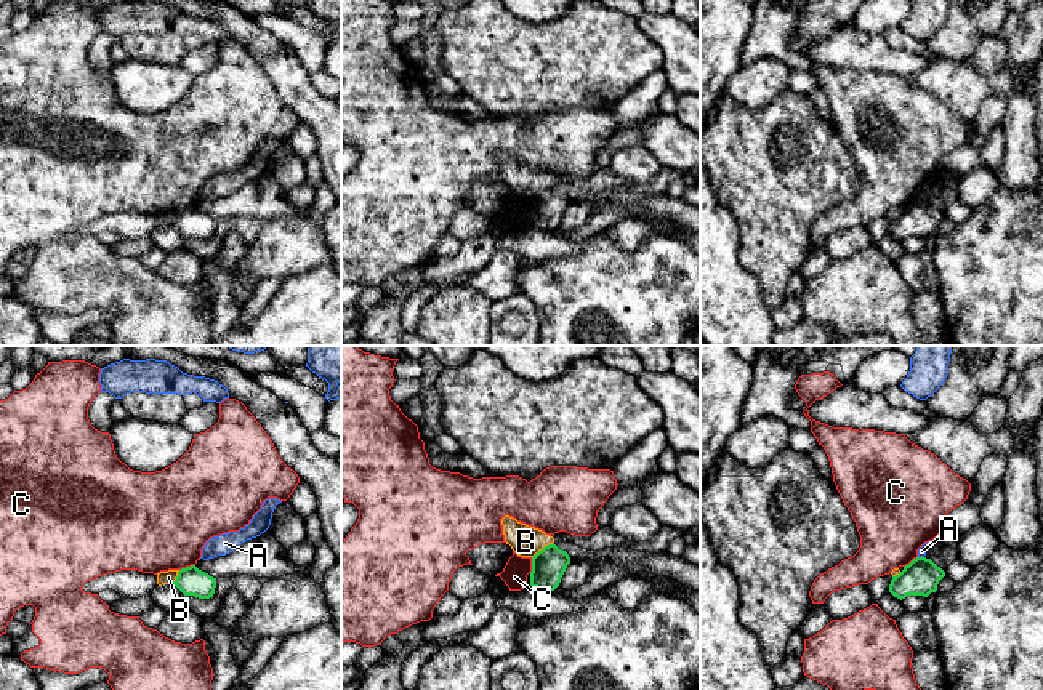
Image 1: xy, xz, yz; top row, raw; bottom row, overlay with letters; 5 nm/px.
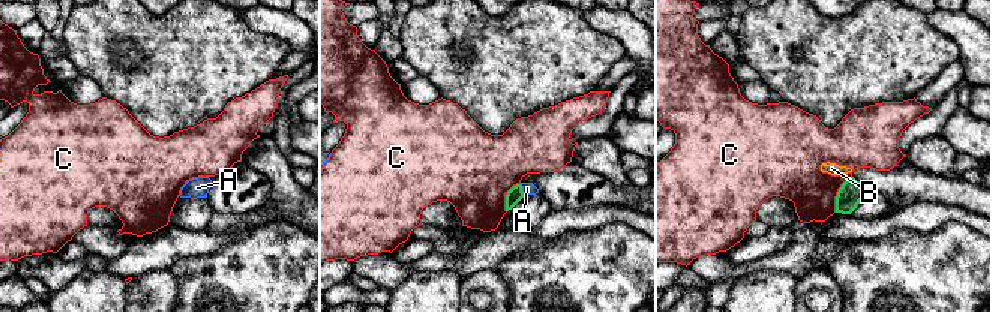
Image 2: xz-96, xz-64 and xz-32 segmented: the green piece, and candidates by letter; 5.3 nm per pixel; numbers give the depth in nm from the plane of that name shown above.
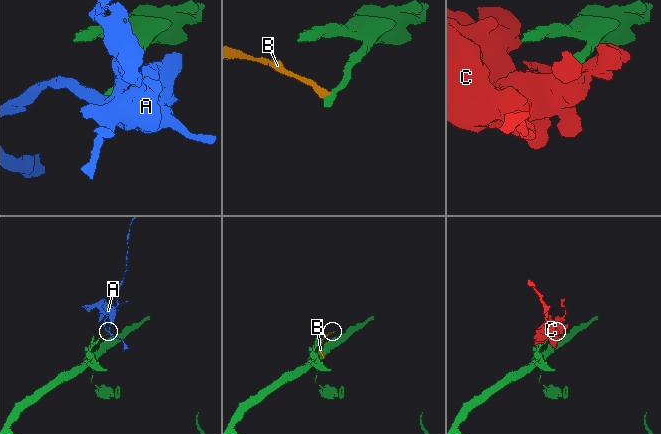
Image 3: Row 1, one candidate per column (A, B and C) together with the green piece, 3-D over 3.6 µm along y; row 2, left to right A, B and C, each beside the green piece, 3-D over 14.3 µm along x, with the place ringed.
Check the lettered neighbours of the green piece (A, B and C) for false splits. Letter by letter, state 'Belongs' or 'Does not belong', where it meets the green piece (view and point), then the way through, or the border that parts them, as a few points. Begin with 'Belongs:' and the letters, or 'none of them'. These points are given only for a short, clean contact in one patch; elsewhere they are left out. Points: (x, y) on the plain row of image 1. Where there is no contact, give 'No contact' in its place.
Belongs: none of them
A: Does not belong. Touches green at yz (922, 199). Boundary: yz (918, 197), (923, 199)
B: Does not belong. Touches green at xz (543, 189). Boundary: xz (553, 183), (532, 199)
C: Does not belong. Touches green at xy (186, 208)

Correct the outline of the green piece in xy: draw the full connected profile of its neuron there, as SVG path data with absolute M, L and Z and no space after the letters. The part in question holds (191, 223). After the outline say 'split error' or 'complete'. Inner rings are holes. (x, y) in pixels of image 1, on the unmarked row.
M195 207L181 210L173 226L184 235L199 240L210 240L215 235L216 219L199 211Z; complete

